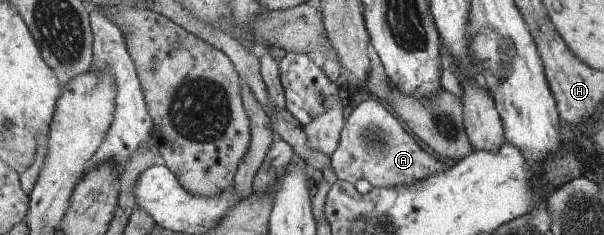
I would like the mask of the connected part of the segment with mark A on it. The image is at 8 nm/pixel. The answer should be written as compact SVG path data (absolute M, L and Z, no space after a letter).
M371 96L348 115L340 145L331 155L338 180L354 184L366 179L374 188L393 188L415 184L451 168L424 151L388 108L387 103Z

